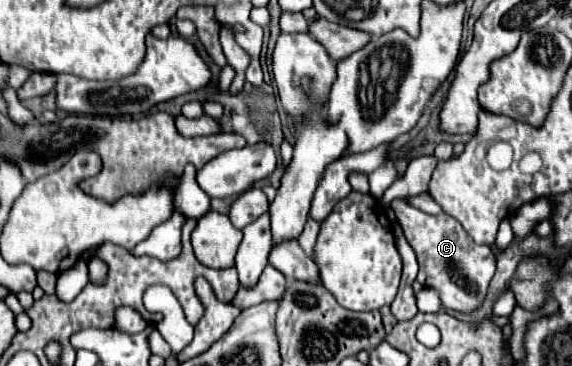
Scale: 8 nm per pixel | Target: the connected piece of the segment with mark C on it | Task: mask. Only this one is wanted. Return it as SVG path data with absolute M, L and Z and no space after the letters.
M404 198L392 200L392 210L396 214L398 224L404 230L404 236L412 250L418 256L420 272L418 282L426 288L436 288L440 292L442 304L454 312L474 312L482 306L488 284L496 270L494 254L488 246L478 246L462 228L456 218L448 214L430 216L426 212L420 212L418 208L412 208Z

